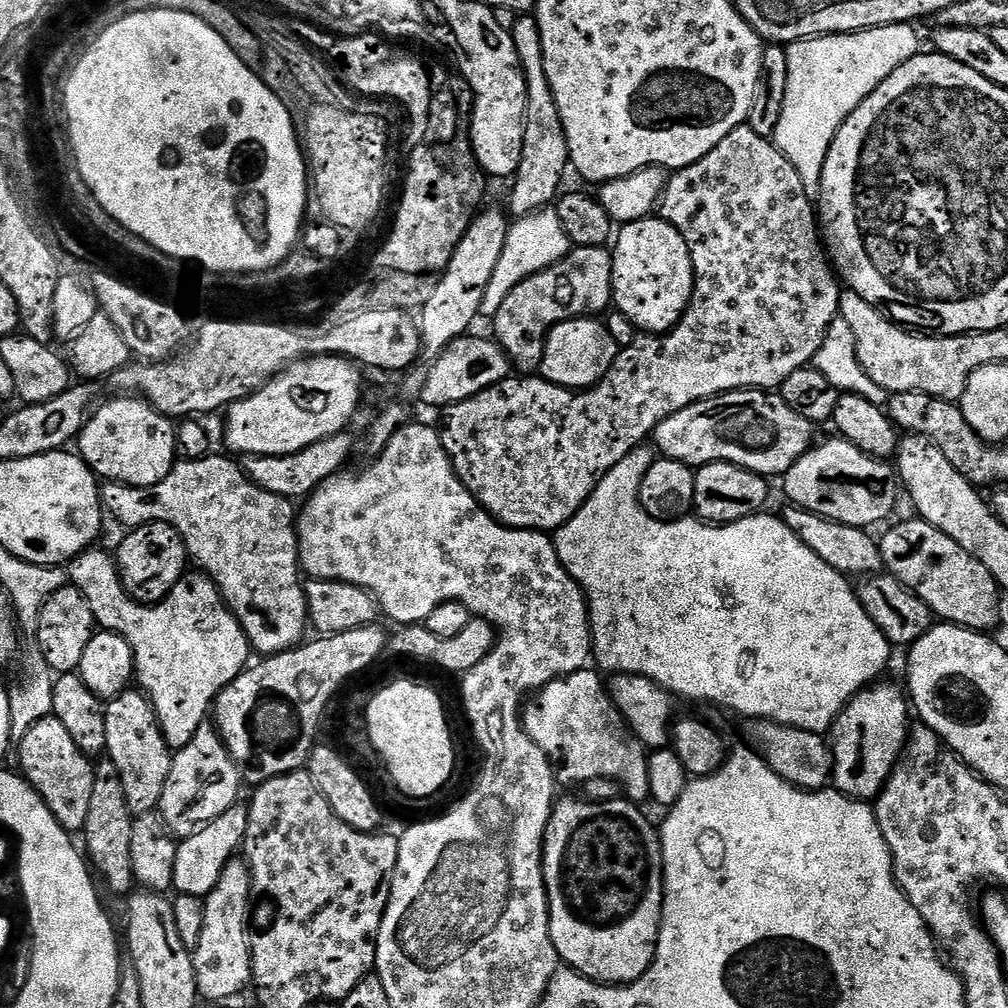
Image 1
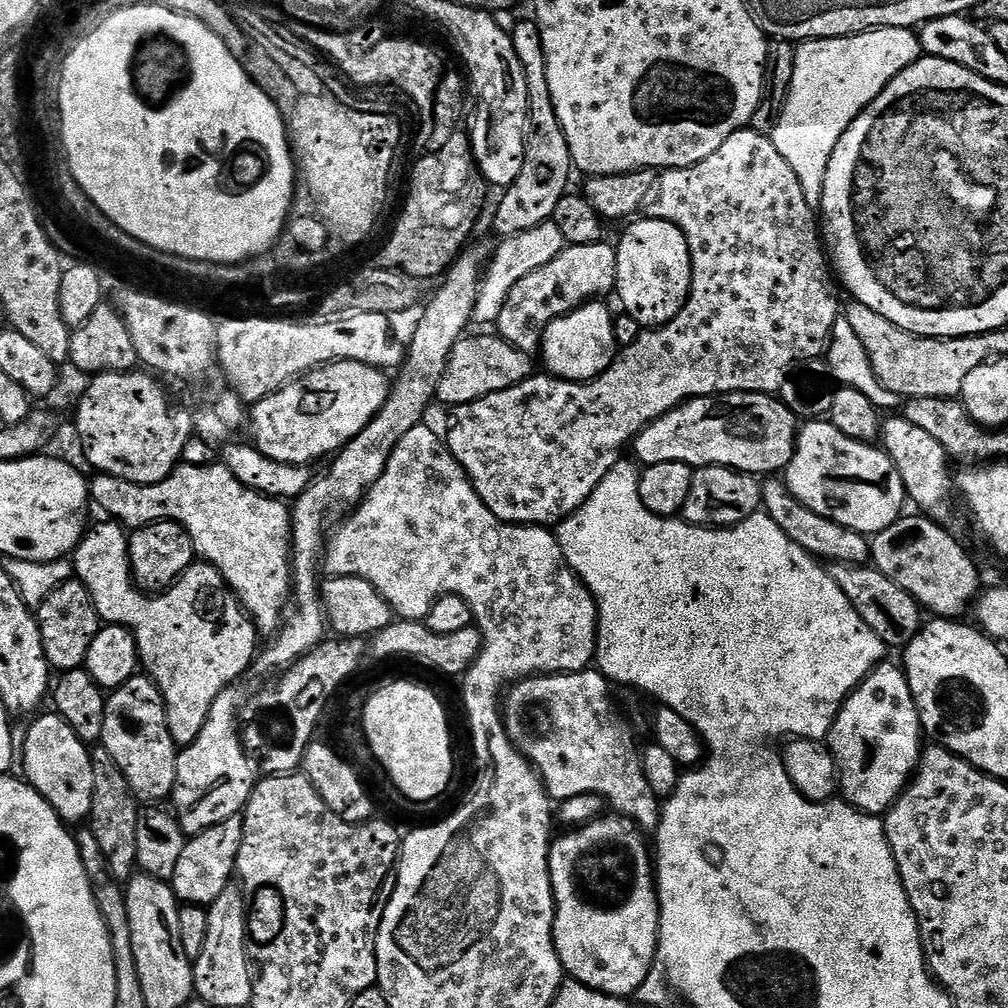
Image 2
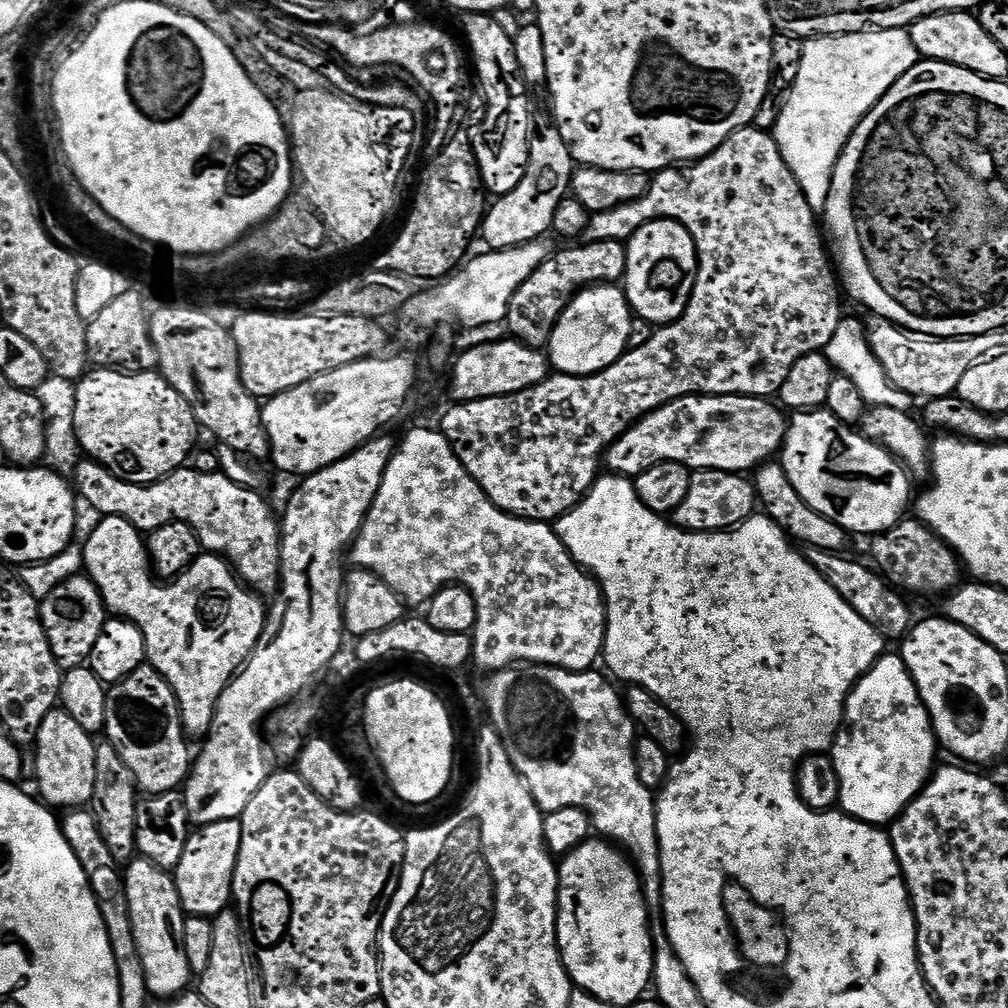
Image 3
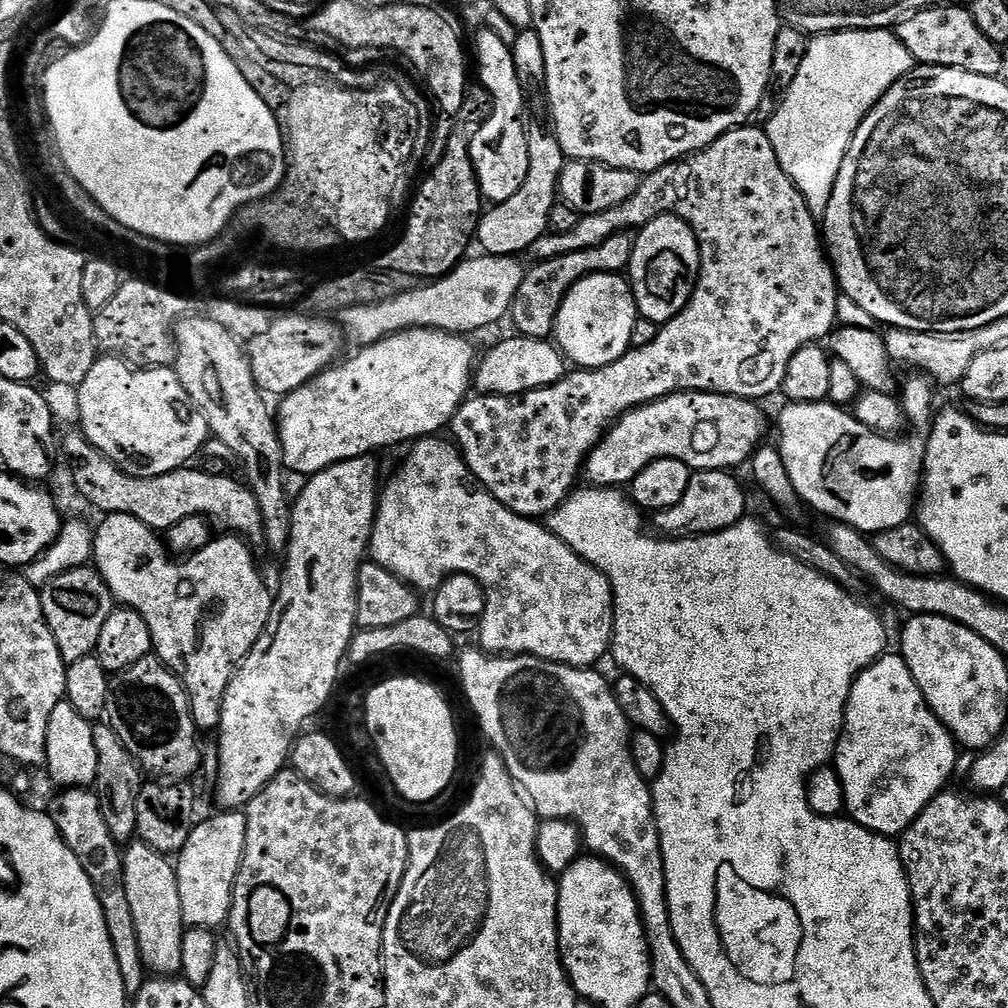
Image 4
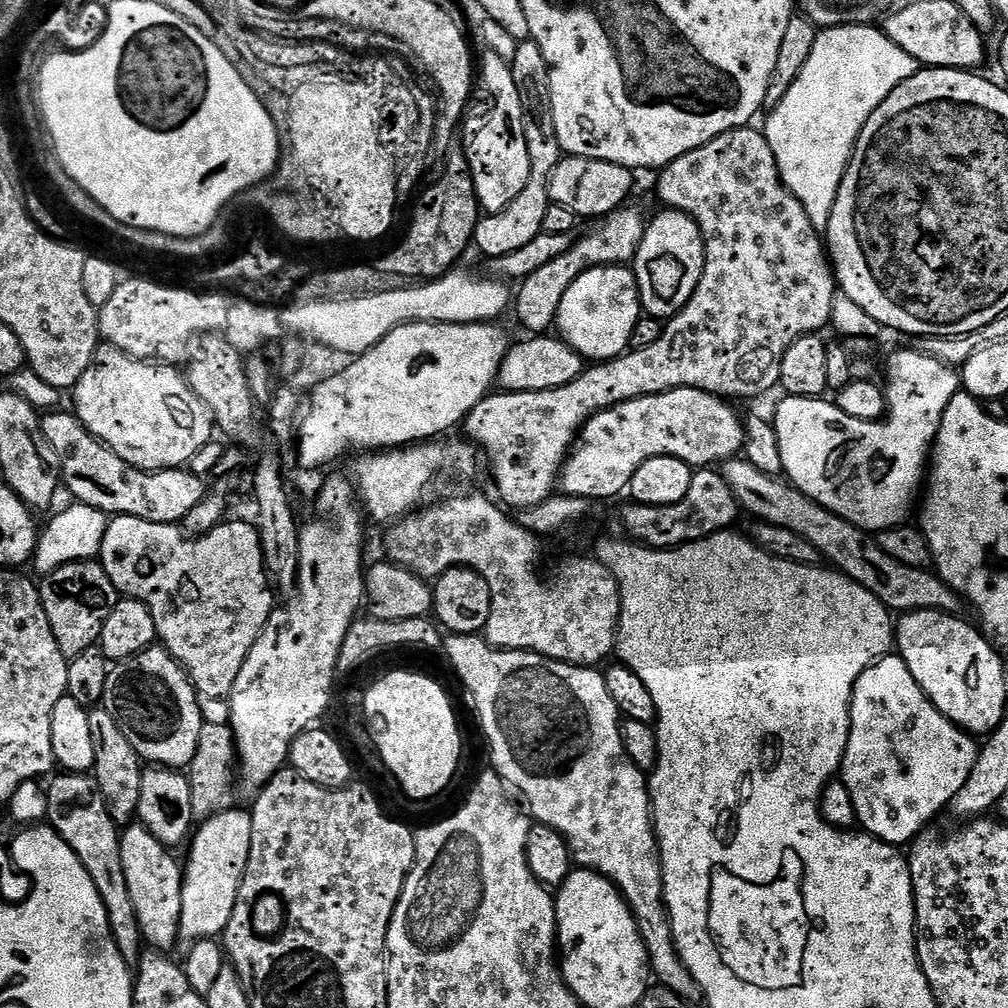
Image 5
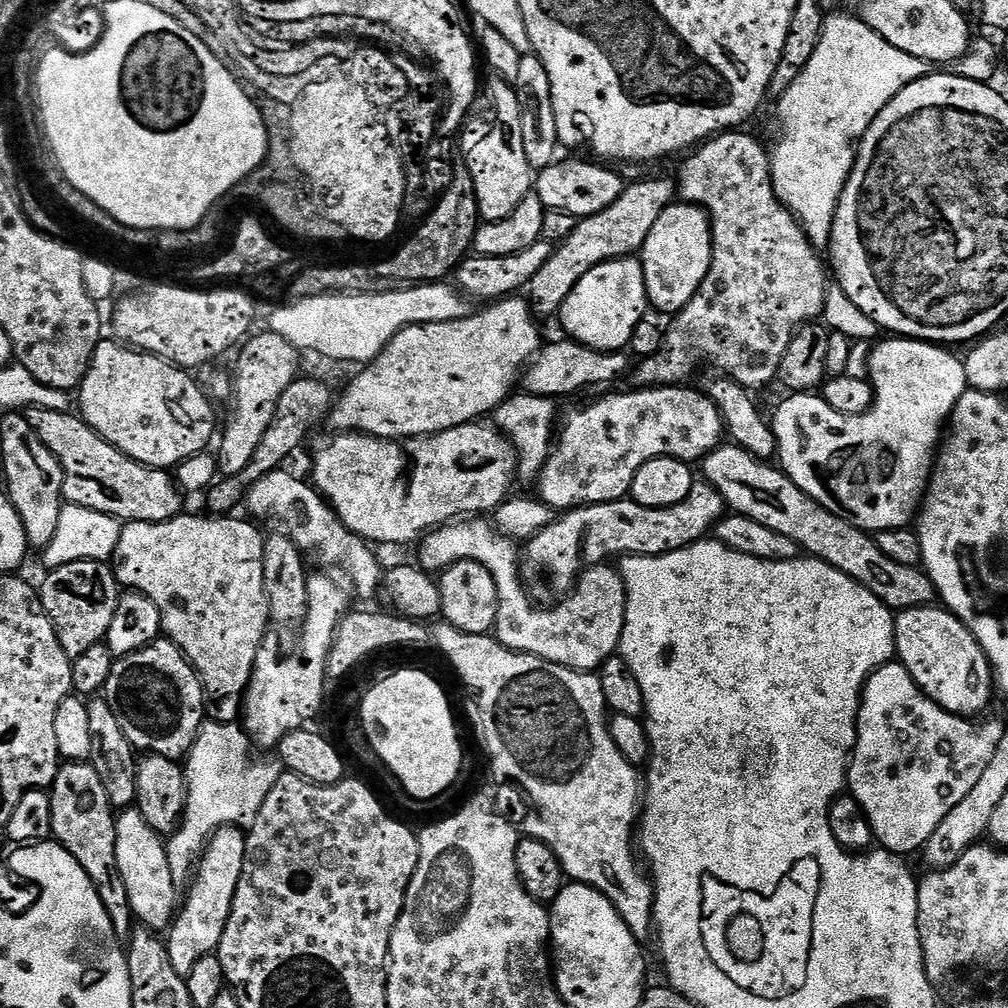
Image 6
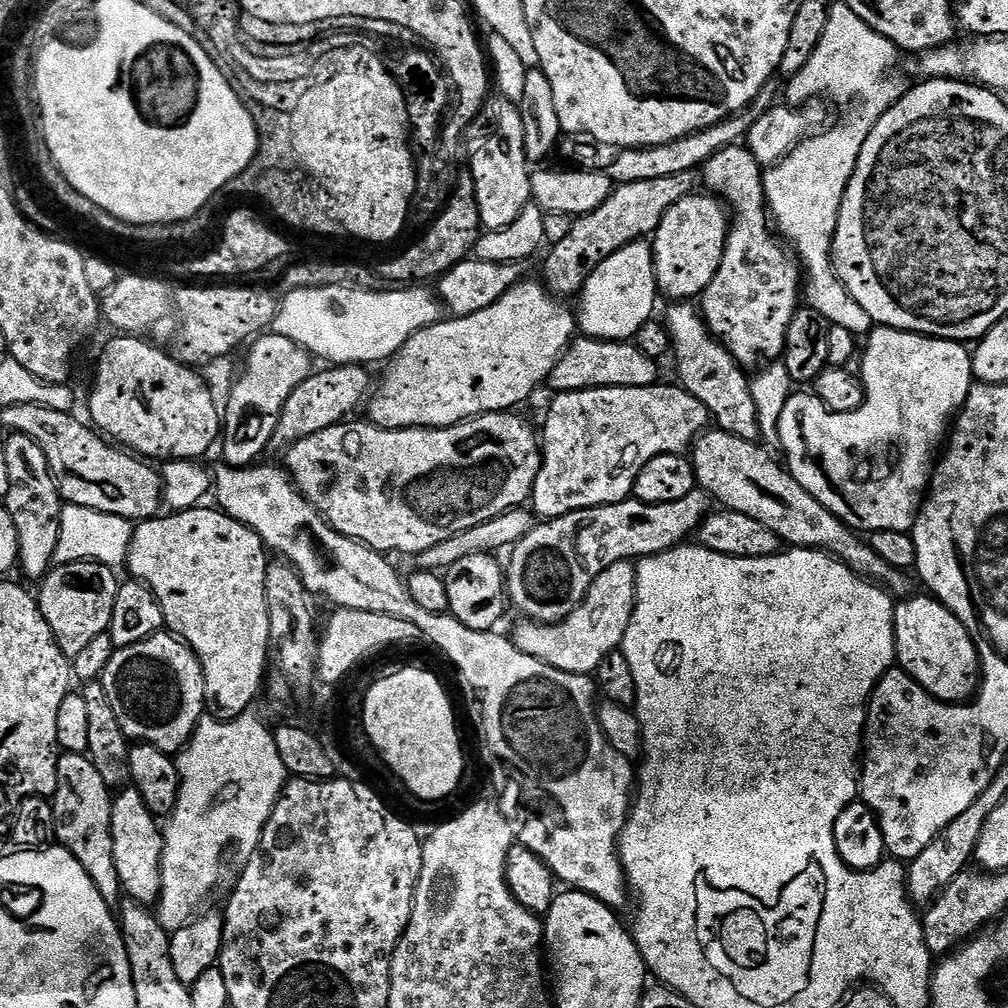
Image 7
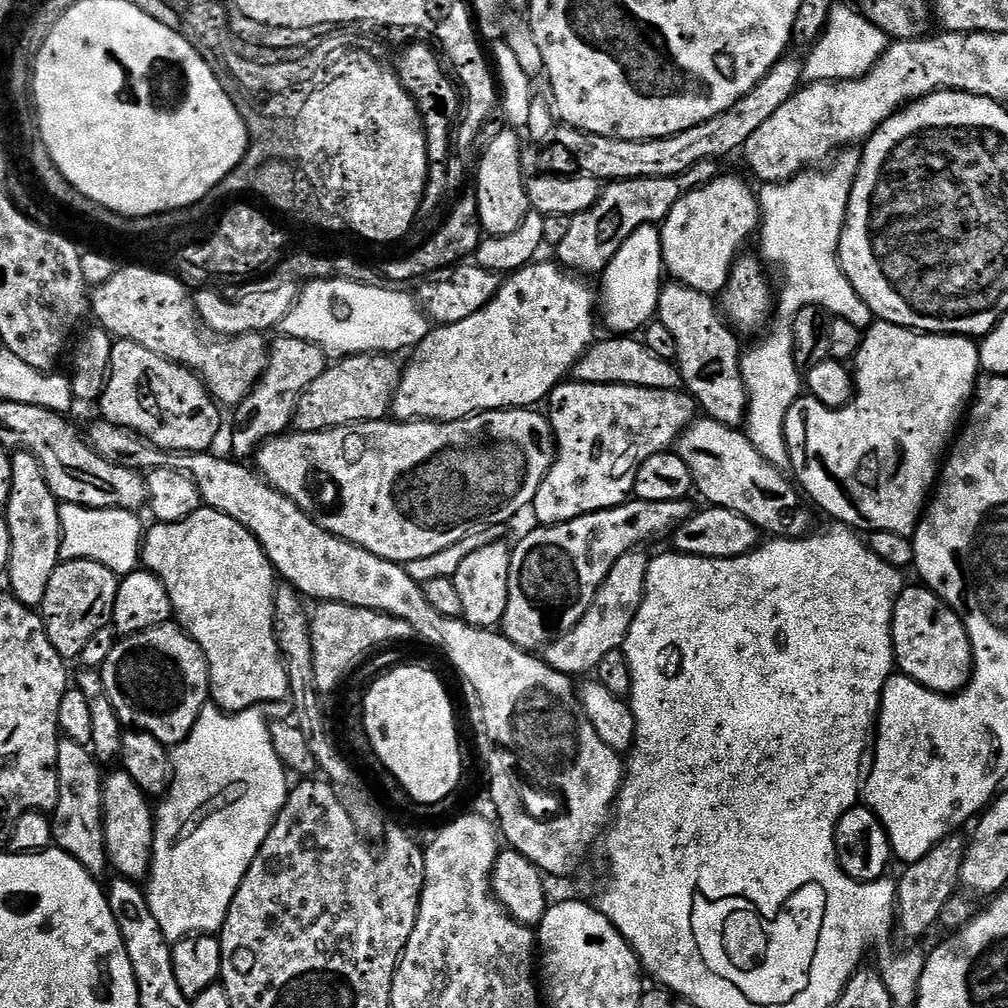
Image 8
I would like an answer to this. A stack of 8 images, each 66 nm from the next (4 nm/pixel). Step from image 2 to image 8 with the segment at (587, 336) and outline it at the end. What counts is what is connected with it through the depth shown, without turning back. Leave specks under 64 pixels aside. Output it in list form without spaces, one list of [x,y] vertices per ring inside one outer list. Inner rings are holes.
[[[647,224],[634,230],[634,234],[630,234],[630,238],[622,242],[622,250],[614,254],[614,258],[604,267],[602,273],[604,285],[598,288],[598,308],[602,313],[603,327],[605,324],[612,334],[639,333],[657,315],[656,307],[660,301],[660,290],[665,276],[659,227]]]

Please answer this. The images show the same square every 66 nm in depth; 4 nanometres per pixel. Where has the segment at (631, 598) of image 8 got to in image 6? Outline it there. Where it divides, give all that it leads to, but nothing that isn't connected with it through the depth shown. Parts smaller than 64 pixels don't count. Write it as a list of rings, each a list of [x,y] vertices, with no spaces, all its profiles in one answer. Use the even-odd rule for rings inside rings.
[[[461,518],[453,523],[444,524],[441,528],[436,528],[423,537],[419,541],[419,548],[420,560],[418,559],[418,564],[425,572],[436,574],[450,567],[451,564],[457,564],[463,560],[473,560],[486,566],[486,570],[490,570],[494,584],[498,586],[498,618],[496,619],[494,636],[505,648],[515,652],[528,652],[531,656],[561,664],[576,672],[591,673],[595,673],[600,665],[611,656],[617,655],[622,630],[626,622],[626,598],[628,595],[623,578],[611,563],[593,564],[576,581],[572,595],[567,596],[560,603],[551,606],[538,606],[536,601],[528,597],[524,583],[520,580],[522,552],[517,541],[503,536],[491,519]]]

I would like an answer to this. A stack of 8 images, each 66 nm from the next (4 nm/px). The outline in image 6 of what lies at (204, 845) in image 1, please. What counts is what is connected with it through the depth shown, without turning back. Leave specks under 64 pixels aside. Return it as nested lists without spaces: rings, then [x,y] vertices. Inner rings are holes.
[[[231,824],[220,828],[212,835],[207,848],[204,849],[204,855],[198,861],[194,879],[187,889],[188,898],[185,902],[183,899],[178,915],[166,932],[170,962],[182,977],[186,978],[190,970],[194,970],[198,958],[213,955],[220,947],[222,930],[226,930],[234,894],[238,890],[238,878],[242,878],[247,841],[243,827]]]

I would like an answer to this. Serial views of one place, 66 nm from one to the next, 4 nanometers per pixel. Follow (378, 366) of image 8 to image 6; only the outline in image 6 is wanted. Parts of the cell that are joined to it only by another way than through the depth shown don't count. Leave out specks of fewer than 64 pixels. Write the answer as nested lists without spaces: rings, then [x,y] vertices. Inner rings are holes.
[[[297,378],[286,386],[282,398],[278,398],[278,410],[270,413],[267,421],[262,442],[258,442],[258,450],[254,450],[254,458],[250,458],[250,463],[242,469],[242,474],[237,476],[225,476],[217,479],[215,483],[207,489],[208,496],[207,511],[212,514],[232,514],[235,508],[245,503],[248,492],[266,474],[277,471],[300,447],[304,444],[304,439],[315,430],[321,423],[328,419],[328,413],[332,411],[334,403],[334,392],[331,392],[320,380],[304,380]]]

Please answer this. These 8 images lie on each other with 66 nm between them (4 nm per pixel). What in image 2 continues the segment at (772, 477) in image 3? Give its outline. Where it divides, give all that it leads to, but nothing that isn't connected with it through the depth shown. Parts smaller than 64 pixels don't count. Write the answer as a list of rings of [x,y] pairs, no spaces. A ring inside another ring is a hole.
[[[768,478],[760,485],[760,503],[763,515],[770,519],[798,546],[802,546],[813,556],[824,562],[835,562],[838,564],[867,565],[870,560],[870,540],[865,533],[855,532],[838,522],[828,520],[822,514],[810,510],[800,503],[791,492],[786,490],[783,479]],[[768,480],[768,481],[767,481]]]

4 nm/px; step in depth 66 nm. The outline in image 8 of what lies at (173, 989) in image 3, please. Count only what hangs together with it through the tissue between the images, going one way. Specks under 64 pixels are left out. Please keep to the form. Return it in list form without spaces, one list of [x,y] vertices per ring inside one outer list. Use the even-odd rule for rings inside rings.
[[[117,770],[103,777],[104,781],[104,837],[108,846],[108,859],[113,869],[117,868],[119,875],[126,880],[143,881],[152,871],[152,847],[154,846],[154,834],[156,833],[156,818],[154,808],[149,797],[130,778],[130,774],[123,770]]]

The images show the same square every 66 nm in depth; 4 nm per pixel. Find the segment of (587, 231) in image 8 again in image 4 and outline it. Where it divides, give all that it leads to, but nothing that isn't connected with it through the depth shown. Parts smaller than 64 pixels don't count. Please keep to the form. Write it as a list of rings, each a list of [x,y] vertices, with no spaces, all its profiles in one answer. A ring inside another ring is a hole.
[[[621,234],[614,238],[606,238],[602,246],[594,246],[590,250],[578,250],[574,254],[566,254],[558,258],[541,260],[533,263],[522,278],[522,286],[518,286],[518,294],[514,294],[514,302],[510,309],[510,321],[521,336],[549,339],[556,330],[556,315],[568,292],[587,276],[595,276],[597,272],[620,274],[627,269],[632,260],[632,246],[634,240],[631,235]]]

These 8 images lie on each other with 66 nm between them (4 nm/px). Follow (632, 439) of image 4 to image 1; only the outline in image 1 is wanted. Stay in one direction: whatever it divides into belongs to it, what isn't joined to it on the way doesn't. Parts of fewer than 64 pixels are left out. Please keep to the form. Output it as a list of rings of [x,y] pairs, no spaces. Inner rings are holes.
[[[741,390],[723,392],[720,396],[711,396],[709,400],[703,400],[694,406],[686,406],[686,410],[678,410],[678,414],[666,418],[656,427],[654,448],[663,459],[677,460],[689,466],[721,460],[757,472],[765,478],[773,478],[772,476],[780,478],[792,469],[798,458],[805,456],[814,447],[816,432],[818,432],[817,425],[802,418],[802,414],[794,414],[794,410],[786,406],[786,402],[779,394],[773,394],[768,390]]]

